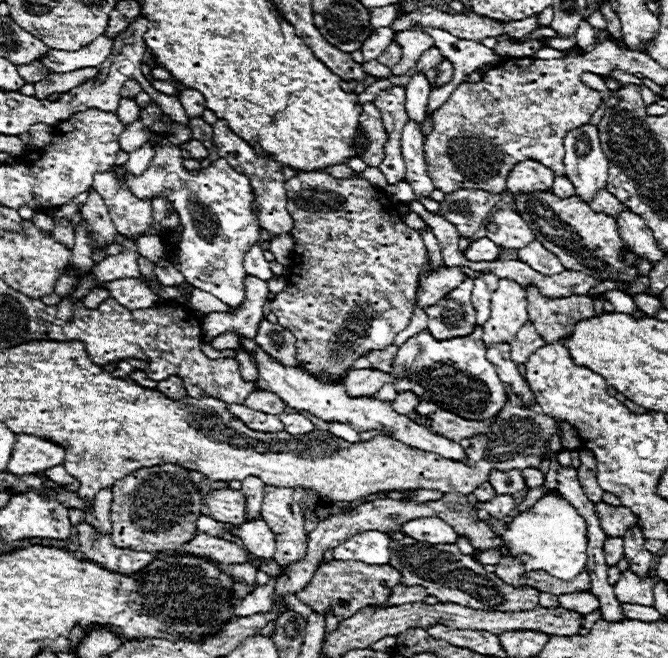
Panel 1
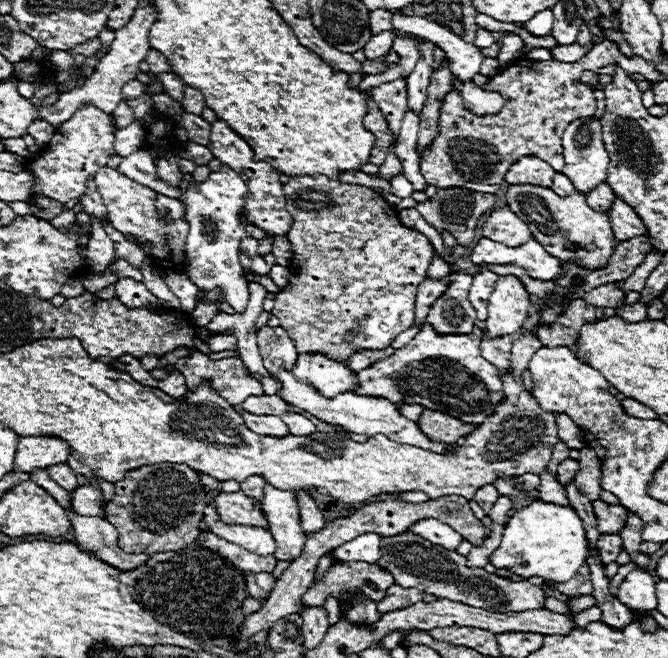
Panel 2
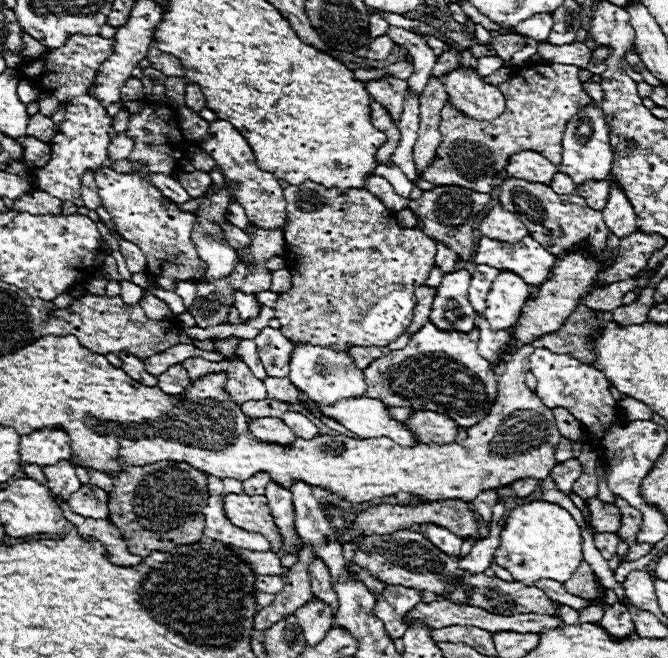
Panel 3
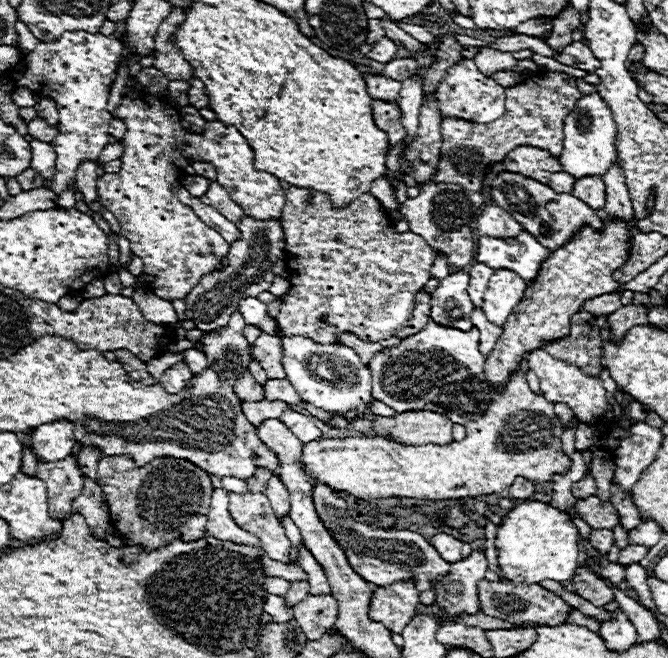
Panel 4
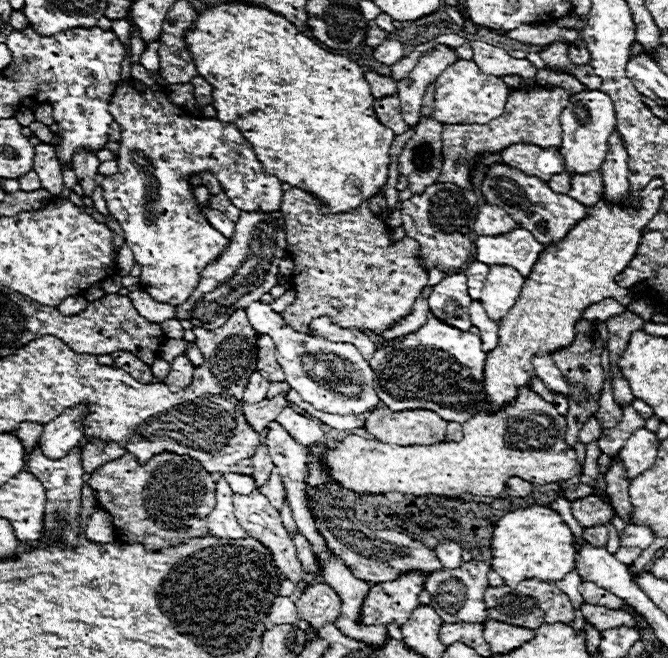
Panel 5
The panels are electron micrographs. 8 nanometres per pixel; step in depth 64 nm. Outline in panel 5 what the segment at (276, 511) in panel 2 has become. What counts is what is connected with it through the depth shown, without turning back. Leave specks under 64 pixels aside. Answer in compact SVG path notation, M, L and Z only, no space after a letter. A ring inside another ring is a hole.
M276 468L272 470L272 474L270 474L266 486L264 486L260 492L270 500L270 504L272 504L274 508L282 510L282 506L284 506L284 498L286 498L286 488L284 488L284 484L282 484L282 480L280 480Z

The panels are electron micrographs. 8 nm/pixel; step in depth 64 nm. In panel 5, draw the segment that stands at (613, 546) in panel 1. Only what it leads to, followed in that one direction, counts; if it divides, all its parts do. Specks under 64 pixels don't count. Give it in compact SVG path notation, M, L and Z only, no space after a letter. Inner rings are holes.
M606 526L584 528L584 540L590 546L606 546L608 544L608 528Z

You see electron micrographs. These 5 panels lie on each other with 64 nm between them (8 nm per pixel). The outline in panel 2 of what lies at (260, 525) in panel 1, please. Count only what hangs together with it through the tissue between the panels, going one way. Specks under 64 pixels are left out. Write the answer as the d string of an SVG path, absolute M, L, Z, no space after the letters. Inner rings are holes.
M206 506L204 520L210 524L212 534L216 534L216 536L220 536L232 544L238 544L238 546L242 546L254 554L270 556L276 550L276 542L268 530L258 528L258 526L252 526L252 530L250 530L250 526L224 524L224 522L220 522L220 518L212 506Z

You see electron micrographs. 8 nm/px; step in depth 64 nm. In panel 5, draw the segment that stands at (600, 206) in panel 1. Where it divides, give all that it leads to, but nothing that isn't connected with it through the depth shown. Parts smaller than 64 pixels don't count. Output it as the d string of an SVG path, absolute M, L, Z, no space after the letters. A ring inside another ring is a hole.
M590 172L586 176L574 176L572 174L572 188L568 192L574 196L574 200L582 200L586 206L594 206L604 196L604 184L600 172Z

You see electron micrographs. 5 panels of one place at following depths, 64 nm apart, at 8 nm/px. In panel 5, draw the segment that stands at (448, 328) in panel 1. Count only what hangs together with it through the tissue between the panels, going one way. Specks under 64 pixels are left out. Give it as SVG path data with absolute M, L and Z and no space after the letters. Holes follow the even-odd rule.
M462 272L450 274L440 284L434 286L428 298L430 312L438 320L462 330L468 330L472 326L470 316L468 316L468 308L472 300L466 292L466 280L468 278Z

